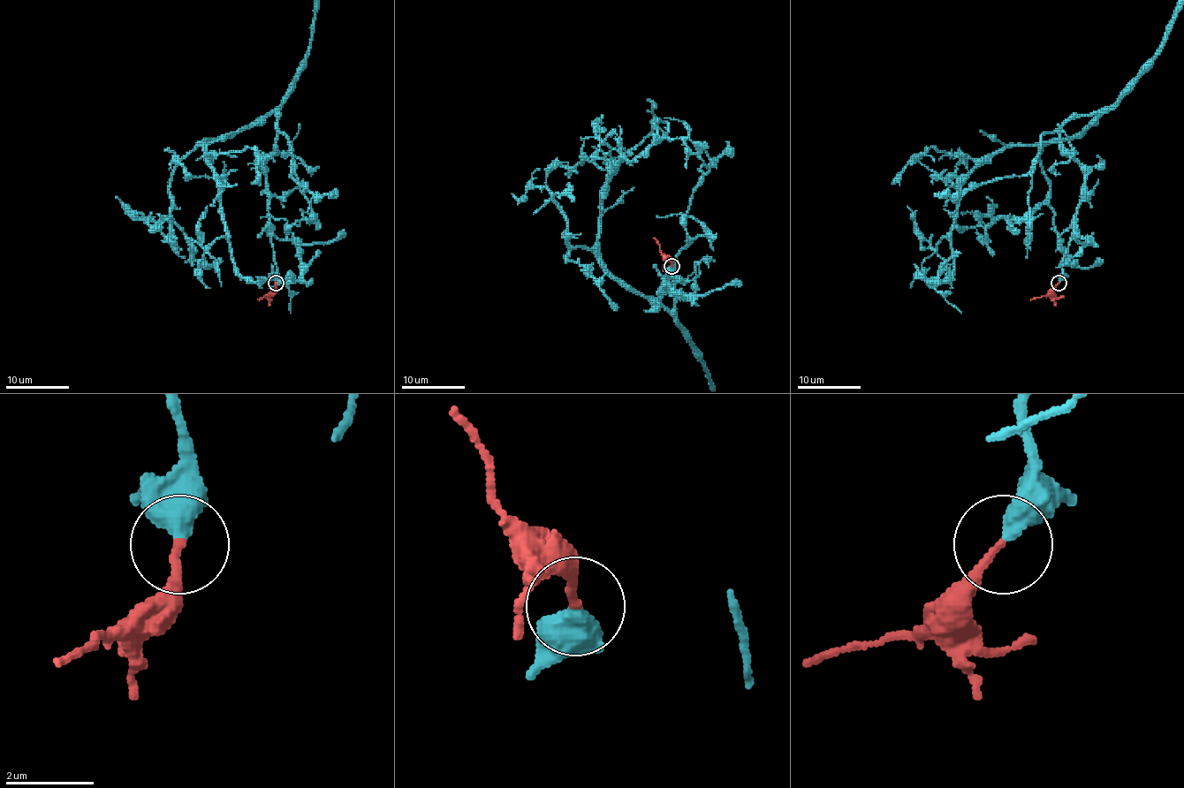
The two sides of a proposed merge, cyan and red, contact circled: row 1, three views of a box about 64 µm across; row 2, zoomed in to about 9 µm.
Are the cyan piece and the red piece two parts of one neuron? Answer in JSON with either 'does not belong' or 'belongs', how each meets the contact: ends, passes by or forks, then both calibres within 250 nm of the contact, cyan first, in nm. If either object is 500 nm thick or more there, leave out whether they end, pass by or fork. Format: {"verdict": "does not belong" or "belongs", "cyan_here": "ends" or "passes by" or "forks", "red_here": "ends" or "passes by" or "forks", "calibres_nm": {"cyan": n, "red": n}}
{"verdict": "belongs", "calibres_nm": {"cyan": 500, "red": 190}}

